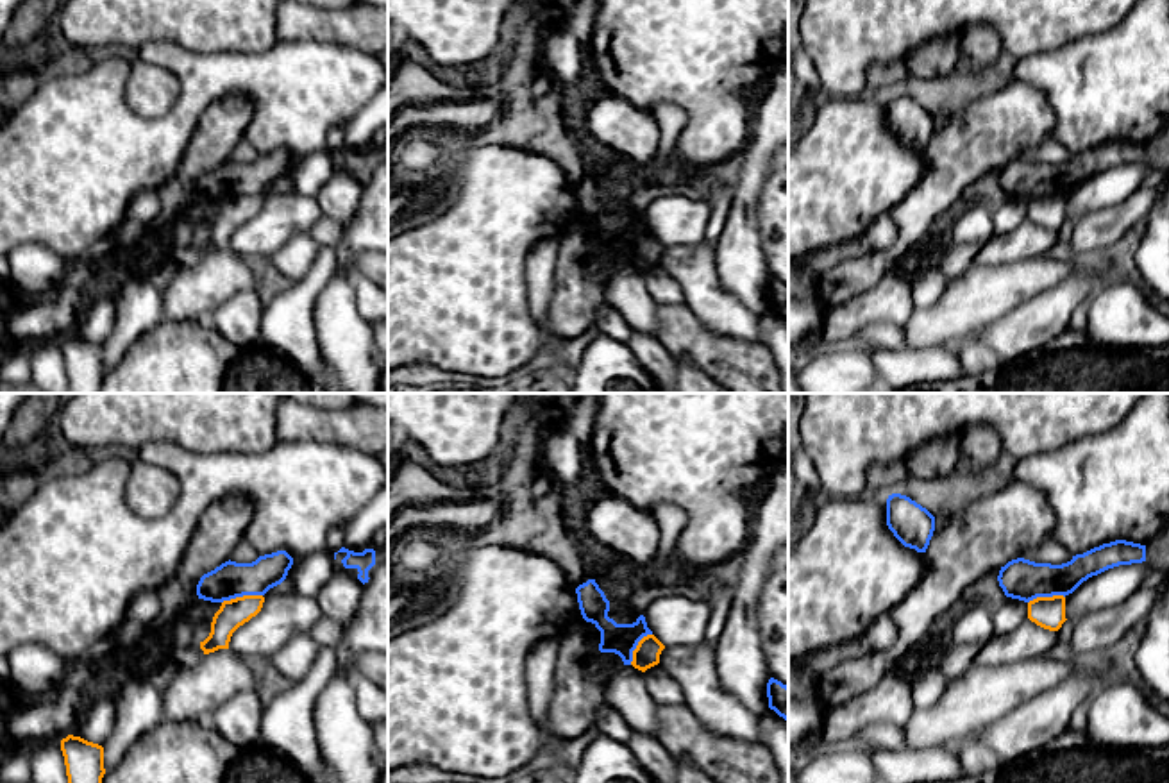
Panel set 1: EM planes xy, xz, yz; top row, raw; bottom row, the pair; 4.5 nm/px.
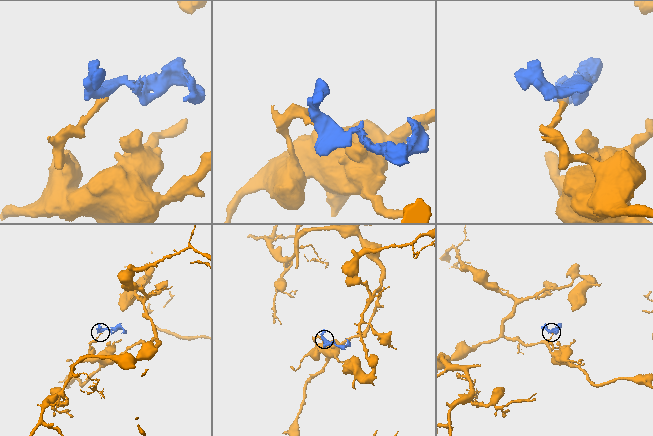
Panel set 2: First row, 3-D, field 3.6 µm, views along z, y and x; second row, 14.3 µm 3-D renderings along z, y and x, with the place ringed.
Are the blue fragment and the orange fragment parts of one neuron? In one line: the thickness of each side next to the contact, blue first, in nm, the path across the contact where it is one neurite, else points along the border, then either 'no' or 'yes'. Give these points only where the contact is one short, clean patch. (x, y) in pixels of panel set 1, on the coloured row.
170 nm thick on the blue side, 130 nm on the other; border along xy (261, 594), (243, 594), (222, 603); no

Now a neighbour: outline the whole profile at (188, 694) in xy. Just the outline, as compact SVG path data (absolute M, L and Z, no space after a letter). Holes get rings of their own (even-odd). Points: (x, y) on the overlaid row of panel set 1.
M231 649L206 654L188 669L166 670L159 678L163 719L207 720L231 697L256 690L259 667Z

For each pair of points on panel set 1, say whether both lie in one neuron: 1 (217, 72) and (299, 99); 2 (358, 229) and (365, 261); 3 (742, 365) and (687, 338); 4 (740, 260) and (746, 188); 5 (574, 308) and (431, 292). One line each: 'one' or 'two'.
1: one
2: two
3: one
4: one
5: two

